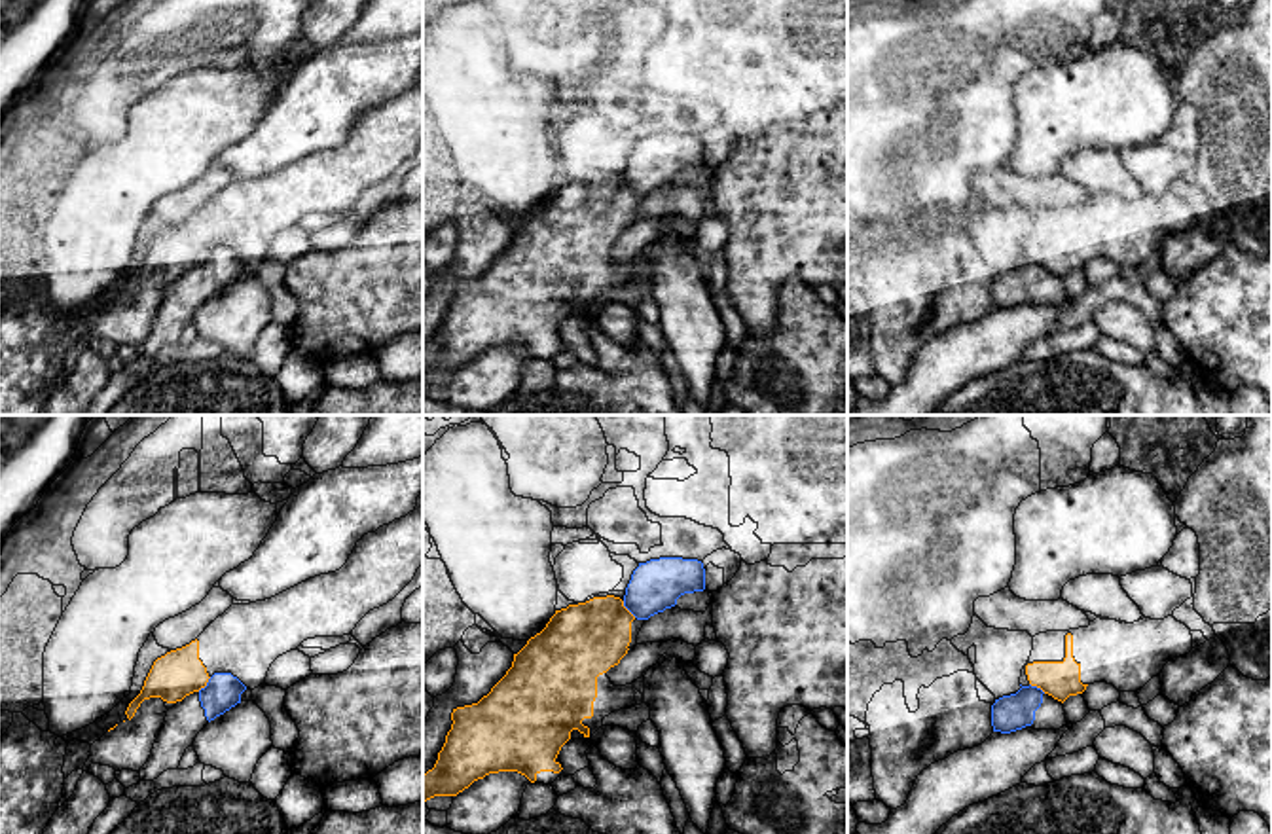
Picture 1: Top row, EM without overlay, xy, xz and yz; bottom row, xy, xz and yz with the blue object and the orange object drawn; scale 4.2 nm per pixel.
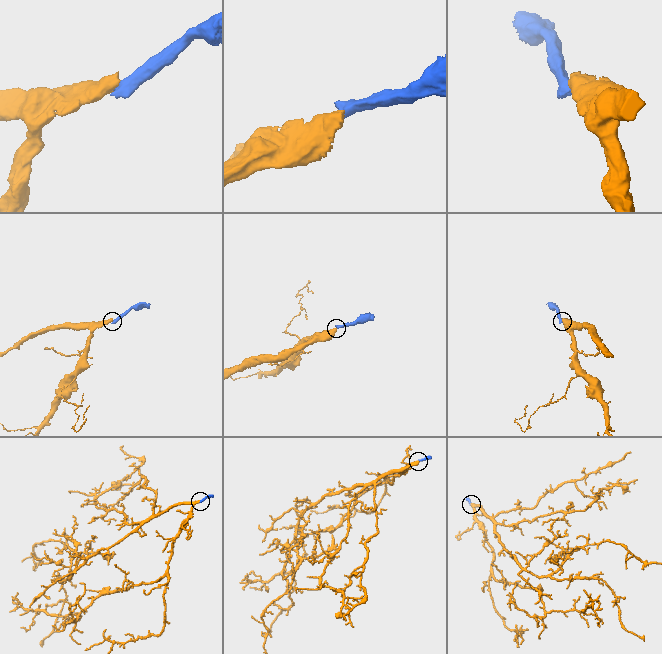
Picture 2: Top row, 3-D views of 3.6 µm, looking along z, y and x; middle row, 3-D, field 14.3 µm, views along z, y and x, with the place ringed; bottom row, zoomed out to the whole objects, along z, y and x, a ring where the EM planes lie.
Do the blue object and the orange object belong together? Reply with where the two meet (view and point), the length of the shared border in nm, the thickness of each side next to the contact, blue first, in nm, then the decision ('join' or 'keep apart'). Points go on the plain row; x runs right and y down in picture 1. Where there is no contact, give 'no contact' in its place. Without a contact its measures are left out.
meets blue in xy at (207, 260); contact 90 nm long; 150 nm thick on the blue side, 200 nm on the other; keep apart

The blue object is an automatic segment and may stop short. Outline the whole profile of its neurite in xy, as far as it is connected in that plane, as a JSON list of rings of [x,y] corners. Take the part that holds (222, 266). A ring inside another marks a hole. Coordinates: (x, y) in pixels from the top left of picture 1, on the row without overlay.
[[[214,248],[207,262],[186,271],[167,286],[148,337],[140,343],[140,356],[154,356],[167,345],[178,345],[197,309],[216,292],[237,279],[246,262],[231,248]]]

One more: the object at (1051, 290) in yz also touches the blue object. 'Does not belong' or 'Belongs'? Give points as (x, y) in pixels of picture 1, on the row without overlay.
Belongs

